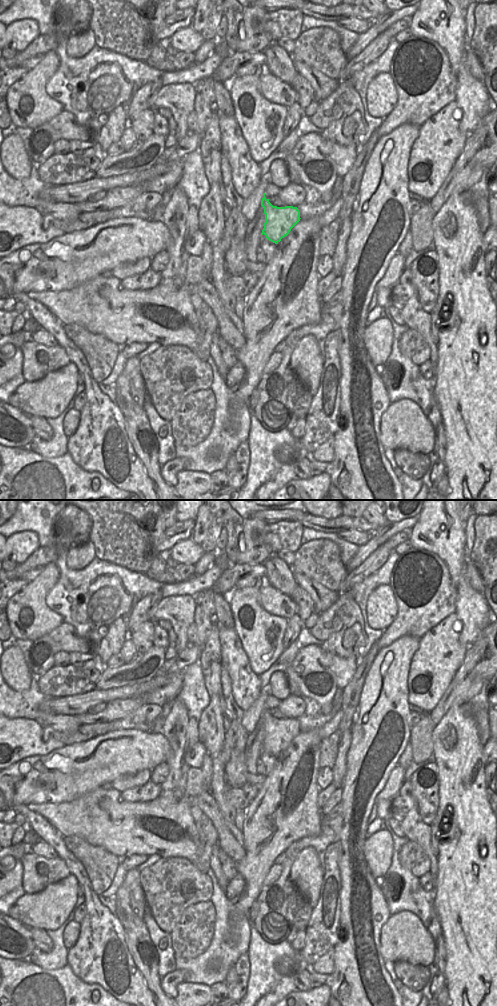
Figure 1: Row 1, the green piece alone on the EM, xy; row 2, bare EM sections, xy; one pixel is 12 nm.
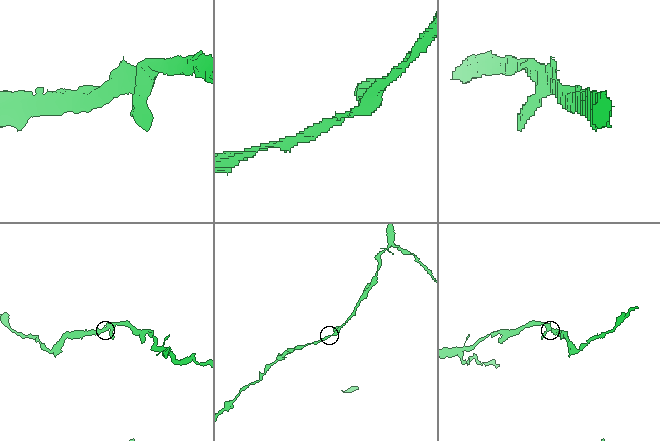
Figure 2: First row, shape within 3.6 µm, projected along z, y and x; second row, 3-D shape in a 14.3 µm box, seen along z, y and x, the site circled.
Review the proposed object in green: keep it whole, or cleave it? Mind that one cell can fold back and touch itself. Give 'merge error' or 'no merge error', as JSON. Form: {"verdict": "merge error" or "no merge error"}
{"verdict": "no merge error"}

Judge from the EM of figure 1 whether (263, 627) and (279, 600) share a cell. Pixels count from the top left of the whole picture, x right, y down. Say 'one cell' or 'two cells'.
two cells

